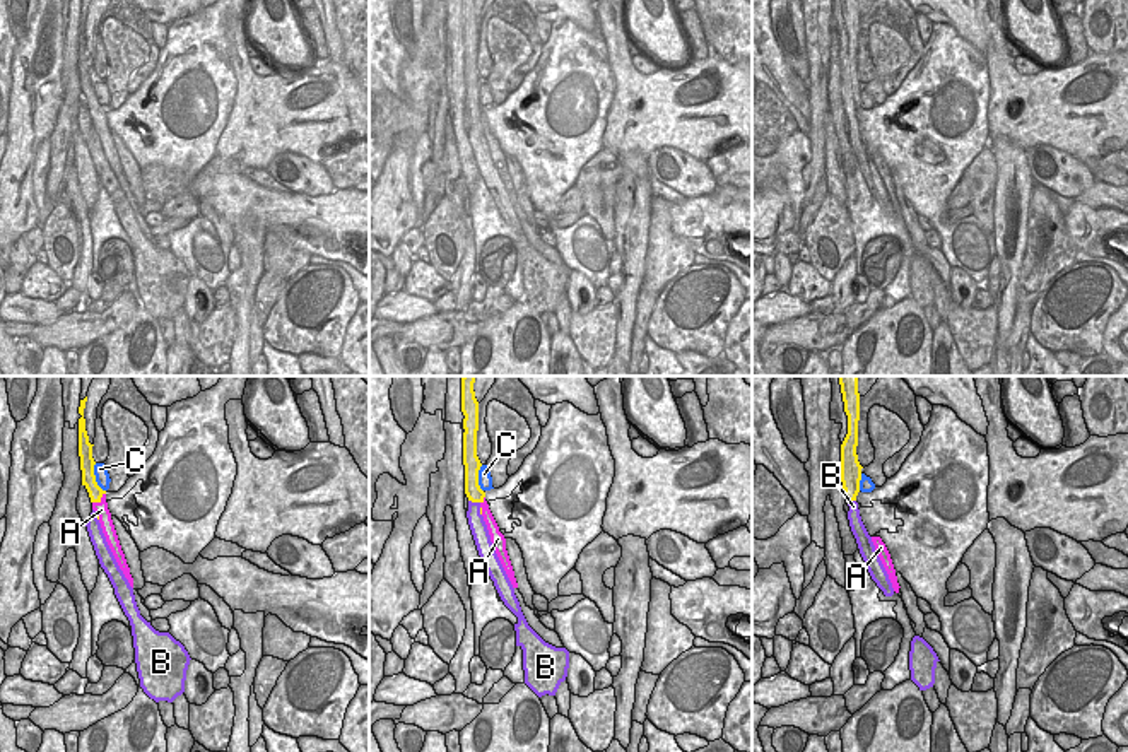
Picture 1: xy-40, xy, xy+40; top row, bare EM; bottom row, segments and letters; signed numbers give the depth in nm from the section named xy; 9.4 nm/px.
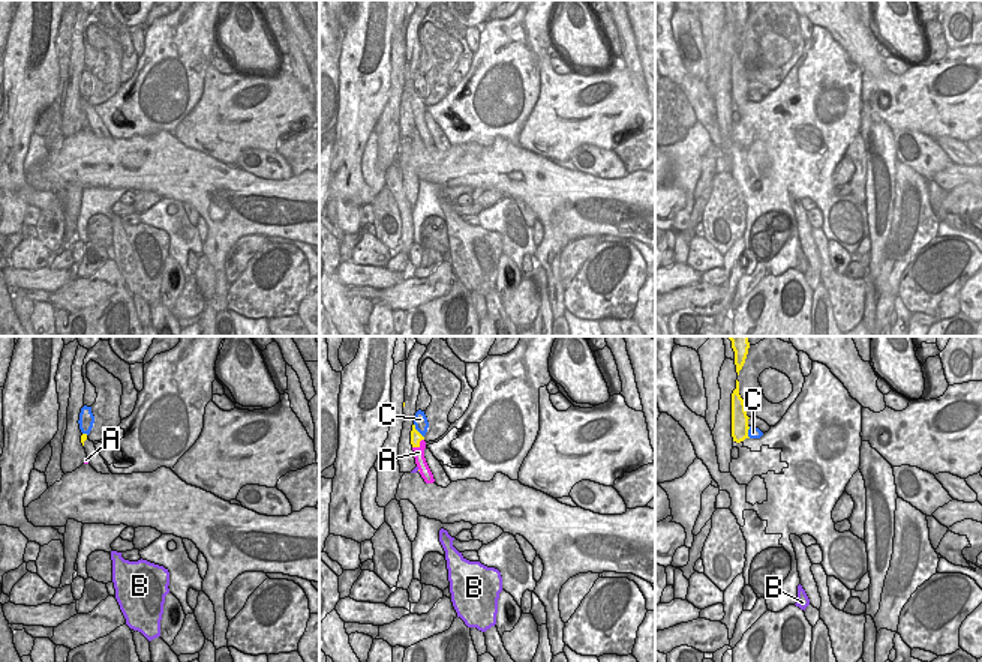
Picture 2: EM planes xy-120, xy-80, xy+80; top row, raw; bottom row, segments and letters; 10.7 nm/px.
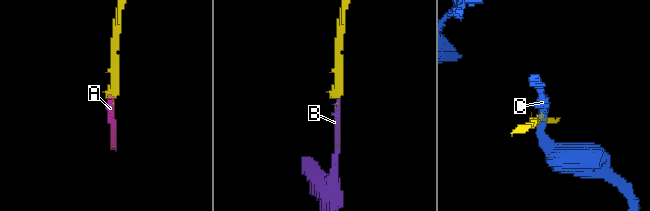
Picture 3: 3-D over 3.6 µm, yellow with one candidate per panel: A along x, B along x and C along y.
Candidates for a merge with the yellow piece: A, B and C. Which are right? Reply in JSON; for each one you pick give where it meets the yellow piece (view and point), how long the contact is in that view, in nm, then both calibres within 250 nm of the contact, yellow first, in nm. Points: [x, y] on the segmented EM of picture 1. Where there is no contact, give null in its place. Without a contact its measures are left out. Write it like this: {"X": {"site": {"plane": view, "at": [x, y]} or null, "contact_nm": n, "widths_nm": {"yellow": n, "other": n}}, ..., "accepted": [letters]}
{"B": {"site": {"plane": "xy", "at": [474, 501]}, "contact_nm": 120, "widths_nm": {"yellow": 160, "other": 160}}, "accepted": ["B"]}

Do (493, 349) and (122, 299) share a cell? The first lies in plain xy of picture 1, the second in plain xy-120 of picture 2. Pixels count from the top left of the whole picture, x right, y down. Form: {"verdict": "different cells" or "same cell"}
{"verdict": "same cell"}

